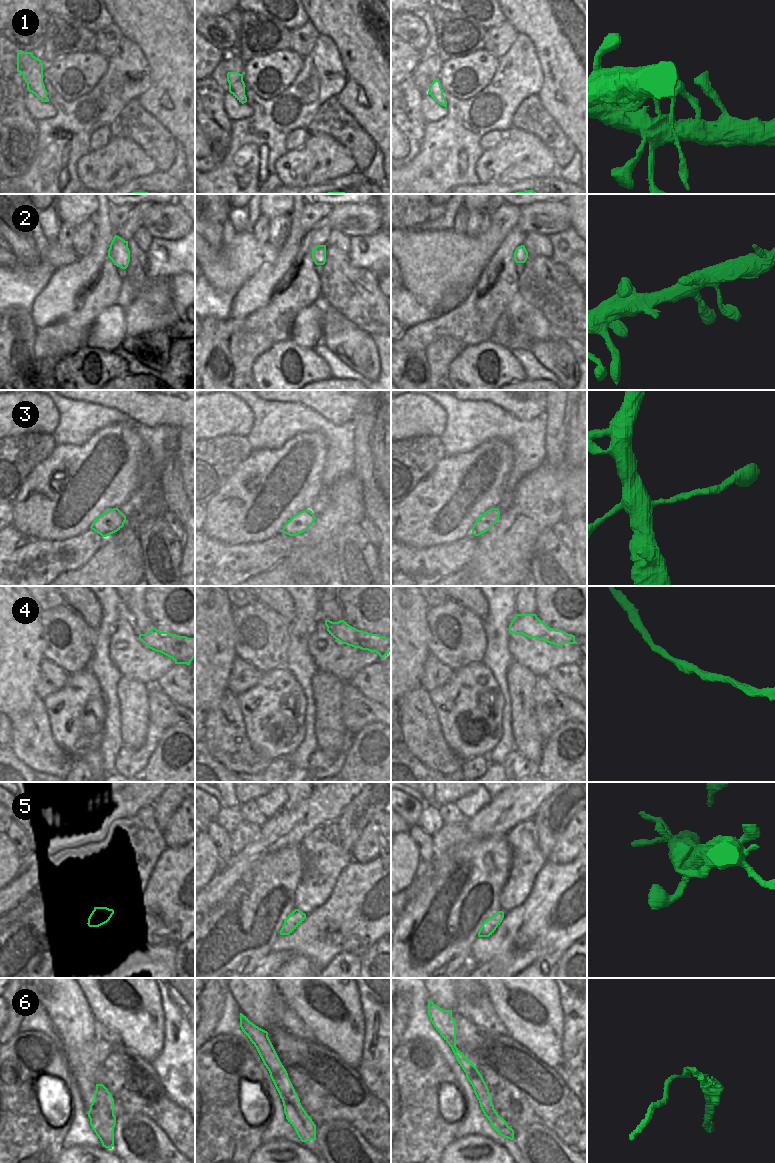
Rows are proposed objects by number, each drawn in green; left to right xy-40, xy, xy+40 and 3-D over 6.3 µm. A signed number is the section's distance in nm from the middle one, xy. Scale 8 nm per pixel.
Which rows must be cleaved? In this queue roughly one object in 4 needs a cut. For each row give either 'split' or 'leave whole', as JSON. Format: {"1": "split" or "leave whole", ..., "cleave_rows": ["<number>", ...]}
{"1": "leave whole", "2": "leave whole", "3": "leave whole", "4": "leave whole", "5": "leave whole", "6": "split", "cleave_rows": ["6"]}

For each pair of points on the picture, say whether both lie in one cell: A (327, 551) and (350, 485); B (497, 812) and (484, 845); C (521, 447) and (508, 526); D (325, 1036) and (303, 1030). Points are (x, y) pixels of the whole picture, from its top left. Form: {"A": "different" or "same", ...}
{"A": "different", "B": "different", "C": "different", "D": "different"}

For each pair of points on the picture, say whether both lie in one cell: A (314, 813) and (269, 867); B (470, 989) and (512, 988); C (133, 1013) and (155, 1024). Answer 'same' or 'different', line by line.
A: different
B: different
C: same

